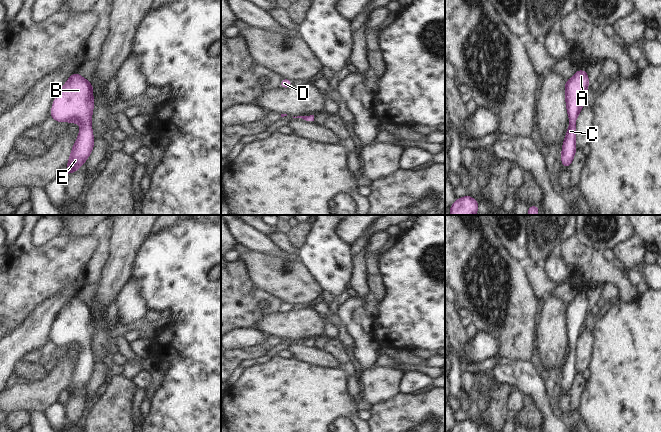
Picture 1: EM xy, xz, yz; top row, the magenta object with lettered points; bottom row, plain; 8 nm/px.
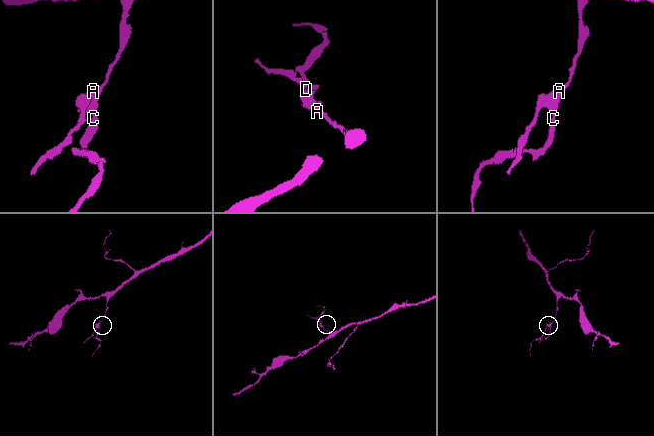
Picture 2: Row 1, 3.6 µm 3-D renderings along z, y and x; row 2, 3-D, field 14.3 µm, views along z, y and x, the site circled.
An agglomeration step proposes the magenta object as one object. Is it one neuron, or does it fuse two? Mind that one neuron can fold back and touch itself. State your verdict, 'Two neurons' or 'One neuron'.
One neuron.

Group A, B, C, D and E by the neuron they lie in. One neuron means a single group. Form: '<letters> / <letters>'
A B C D E

